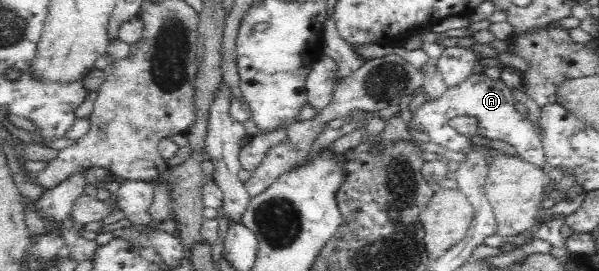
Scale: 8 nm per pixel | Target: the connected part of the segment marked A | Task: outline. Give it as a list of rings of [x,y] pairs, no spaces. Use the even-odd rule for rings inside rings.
[[[484,73],[468,77],[466,81],[454,87],[449,87],[440,99],[432,99],[420,105],[409,121],[410,129],[419,129],[428,133],[429,141],[442,145],[446,149],[467,153],[471,147],[470,136],[460,134],[450,126],[450,119],[454,117],[476,117],[478,120],[477,133],[488,139],[500,139],[510,143],[522,160],[540,169],[546,169],[545,151],[541,137],[534,128],[534,123],[526,114],[516,111],[511,87],[504,84],[500,78],[497,81],[490,79]]]

